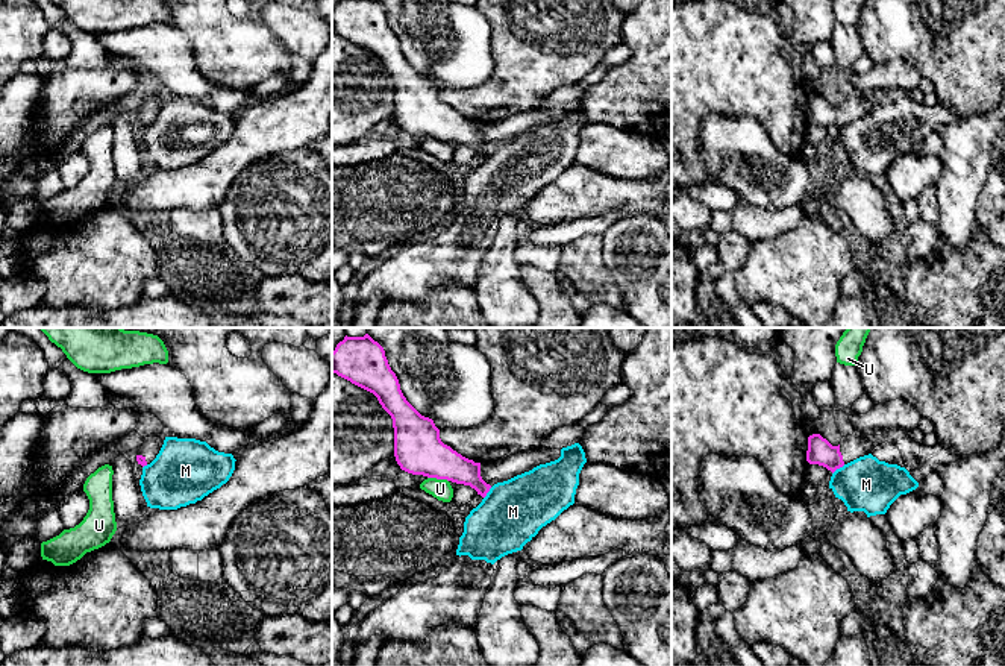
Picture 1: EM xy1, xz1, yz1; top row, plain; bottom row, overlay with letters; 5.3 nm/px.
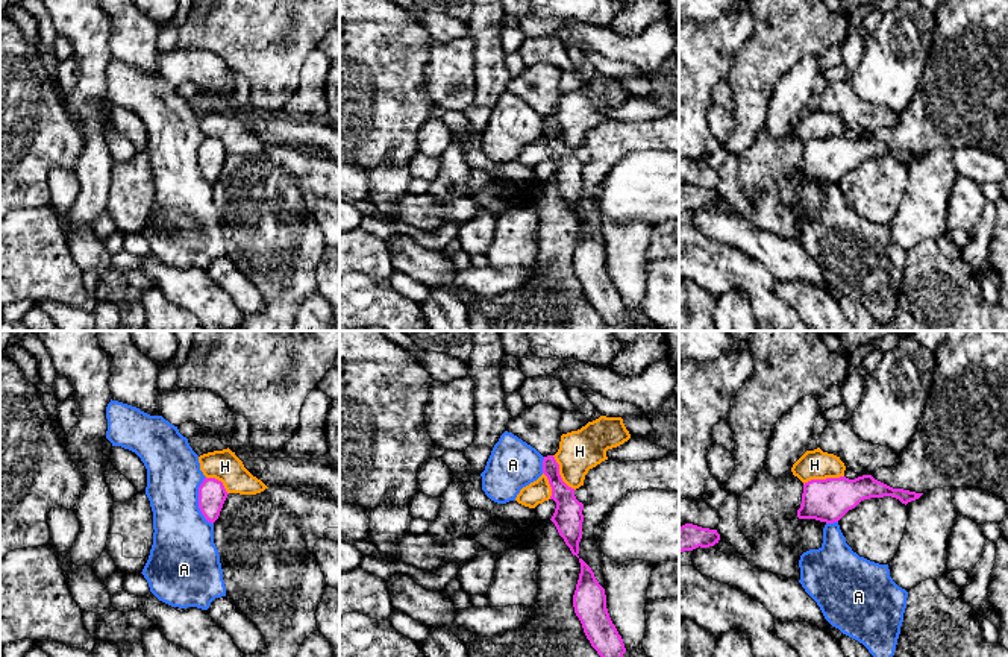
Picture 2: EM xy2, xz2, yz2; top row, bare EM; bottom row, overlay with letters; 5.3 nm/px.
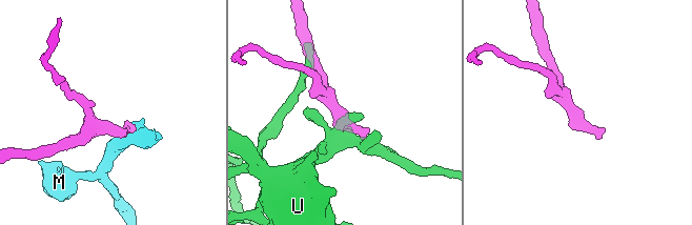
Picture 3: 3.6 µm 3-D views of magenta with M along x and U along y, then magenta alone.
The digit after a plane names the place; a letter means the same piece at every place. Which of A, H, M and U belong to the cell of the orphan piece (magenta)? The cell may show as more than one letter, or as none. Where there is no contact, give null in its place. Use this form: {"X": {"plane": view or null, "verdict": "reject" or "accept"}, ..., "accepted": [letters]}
{"A": {"plane": "xy2", "verdict": "reject"}, "H": {"plane": "yz2", "verdict": "reject"}, "M": {"plane": "yz1", "verdict": "reject"}, "U": {"plane": "xz1", "verdict": "reject"}, "accepted": []}

